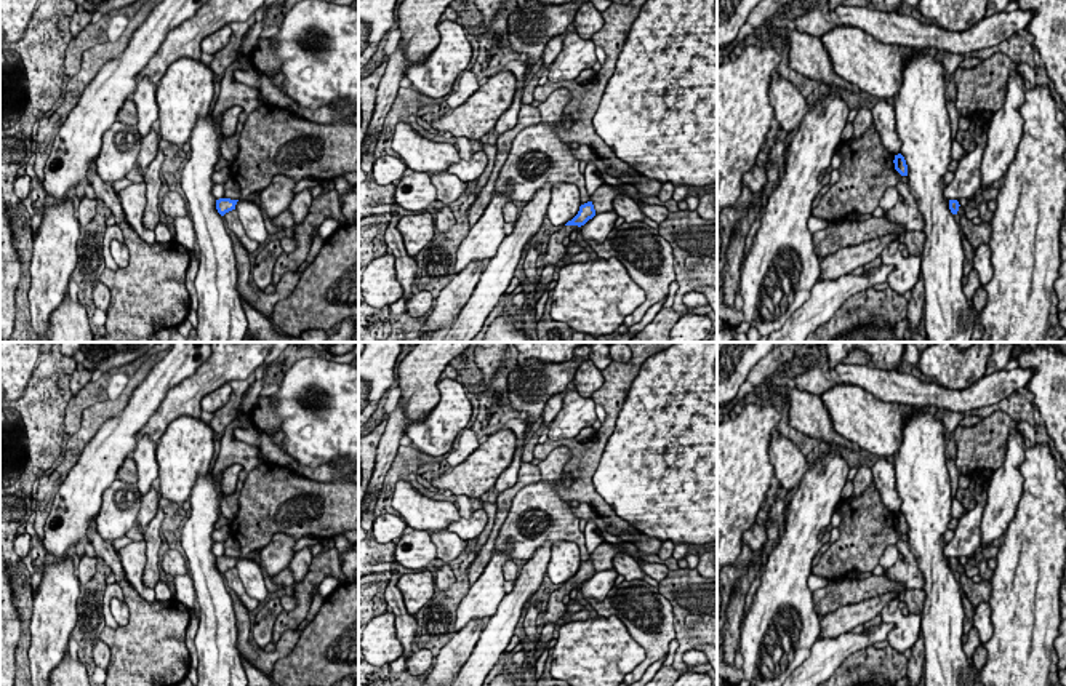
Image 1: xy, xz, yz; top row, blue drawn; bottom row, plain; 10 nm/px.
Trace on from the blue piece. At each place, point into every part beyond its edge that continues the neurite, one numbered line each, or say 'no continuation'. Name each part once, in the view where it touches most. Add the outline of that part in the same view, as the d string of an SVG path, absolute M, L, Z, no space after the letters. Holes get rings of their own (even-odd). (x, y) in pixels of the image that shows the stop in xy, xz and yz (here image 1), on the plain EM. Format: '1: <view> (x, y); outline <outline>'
1: xz (556, 608); outline M562 584L560 588L549 593L543 624L554 624L565 616L567 604L562 600L565 595L570 595L570 592L578 587L578 584Z

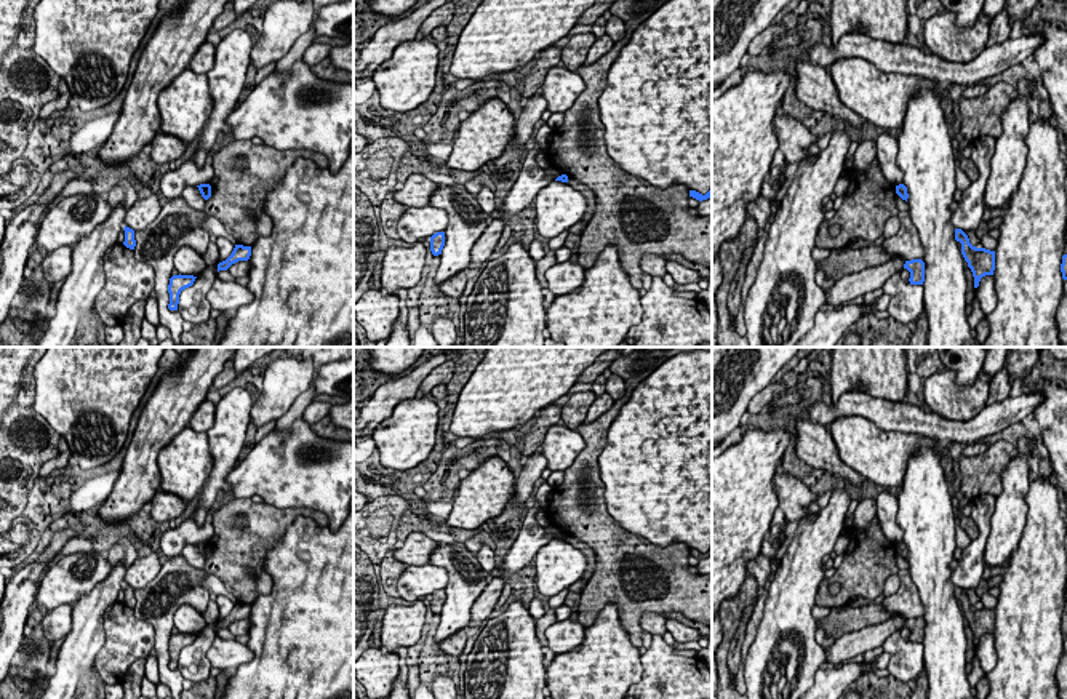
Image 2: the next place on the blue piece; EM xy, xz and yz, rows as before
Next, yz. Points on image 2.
no continuation

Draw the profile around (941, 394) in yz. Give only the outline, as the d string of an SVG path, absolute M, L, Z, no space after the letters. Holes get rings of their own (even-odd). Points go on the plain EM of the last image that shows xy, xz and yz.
M944 369L923 382L926 409L952 421L969 421L985 406L992 377L981 371L973 385L958 385L955 371Z

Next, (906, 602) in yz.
M899 569L897 573L901 585L896 593L885 597L881 606L886 611L899 613L905 619L921 617L925 613L918 589L910 576L909 569Z

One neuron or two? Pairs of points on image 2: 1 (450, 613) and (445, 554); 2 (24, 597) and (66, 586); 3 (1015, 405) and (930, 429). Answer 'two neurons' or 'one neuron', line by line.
1: one neuron
2: two neurons
3: one neuron

